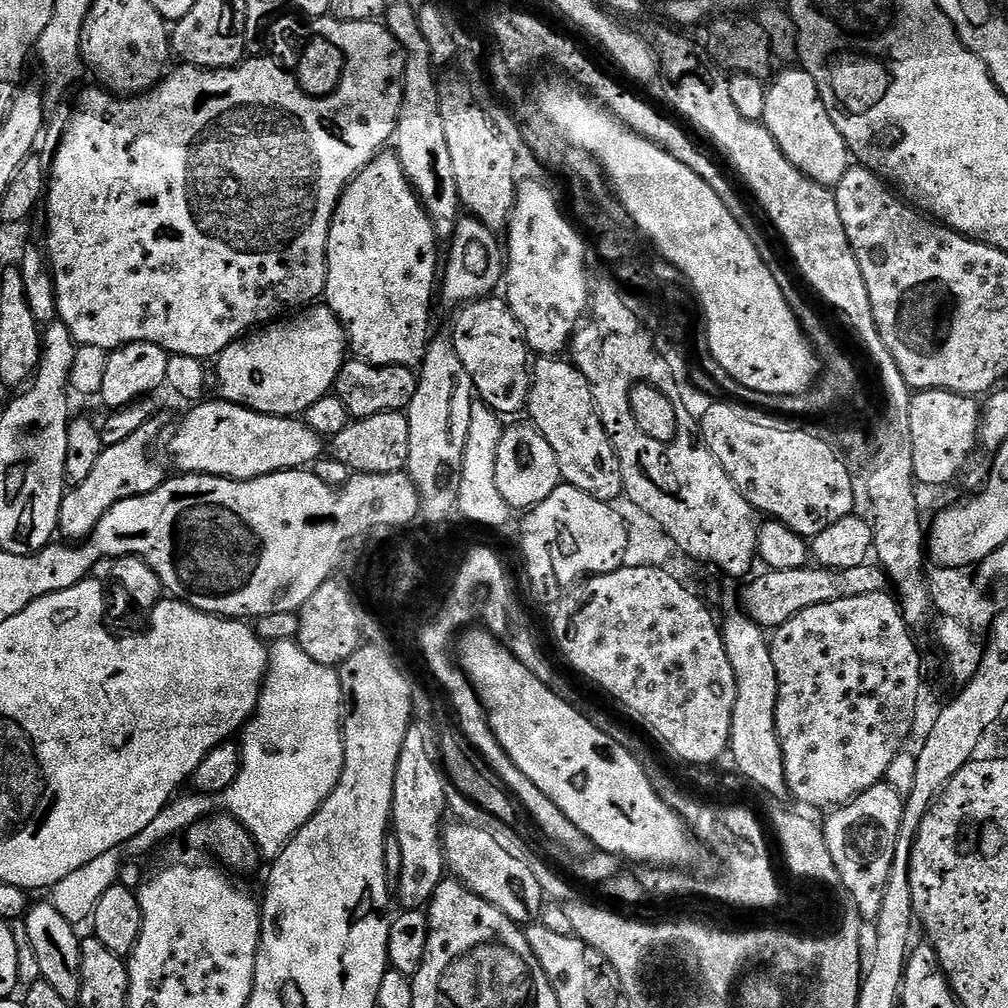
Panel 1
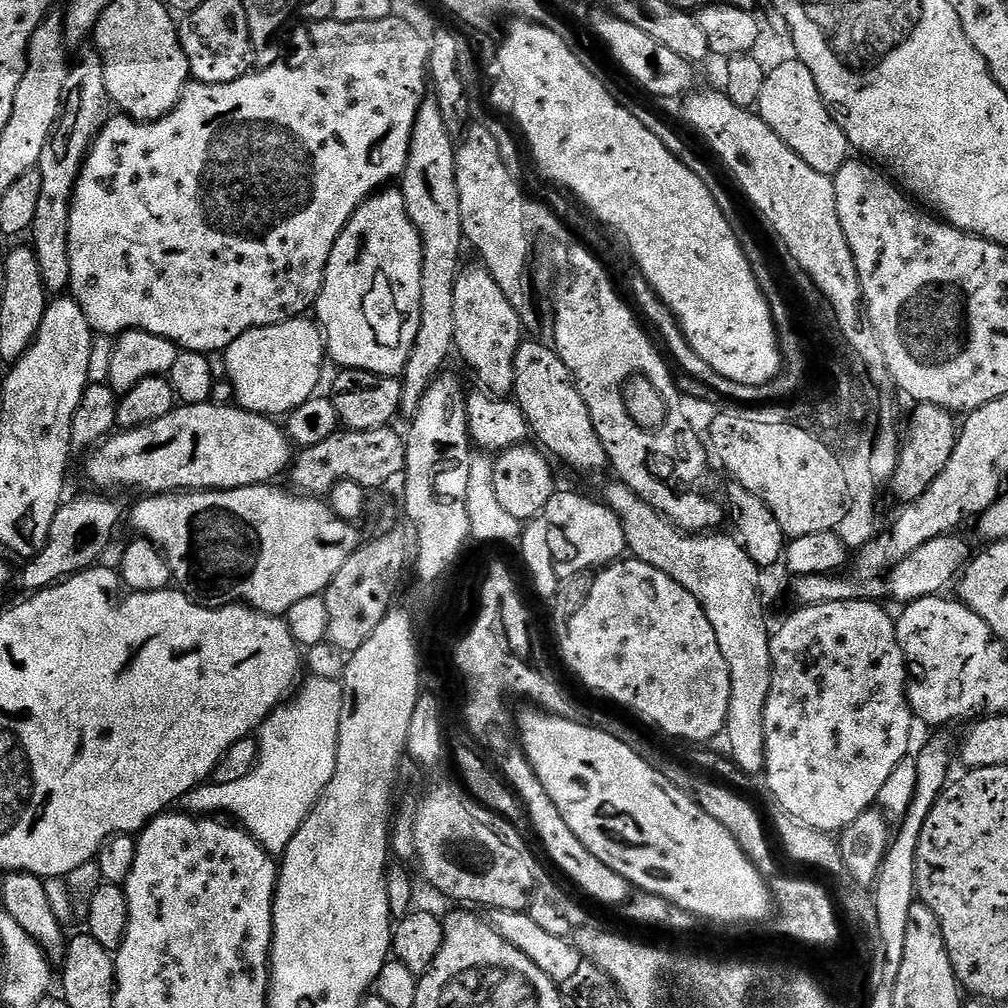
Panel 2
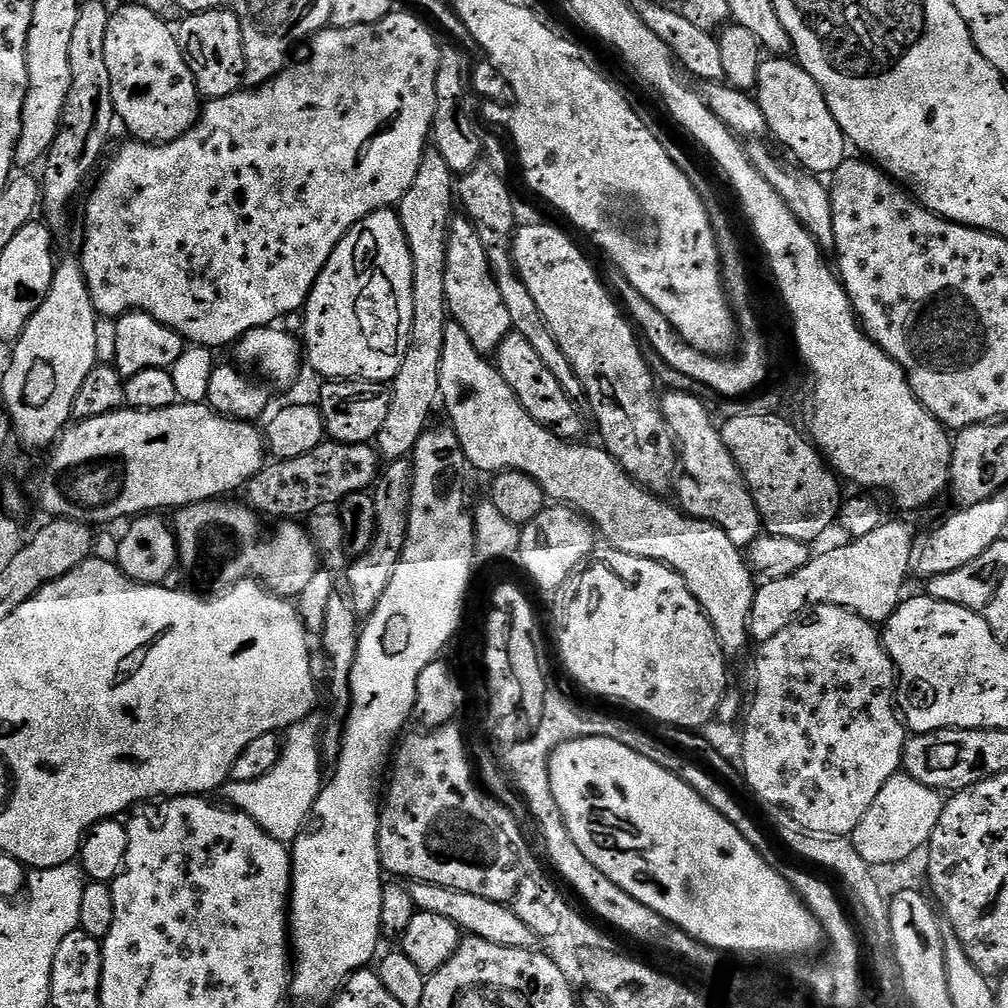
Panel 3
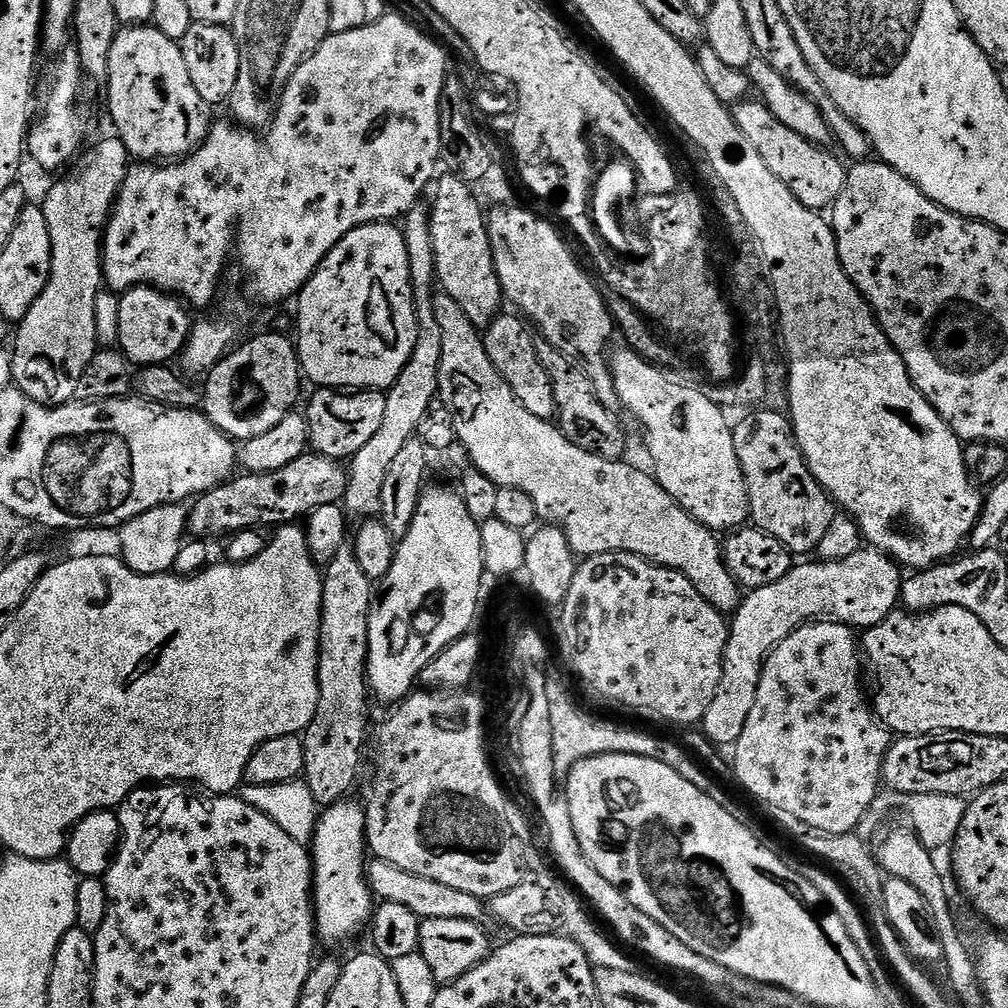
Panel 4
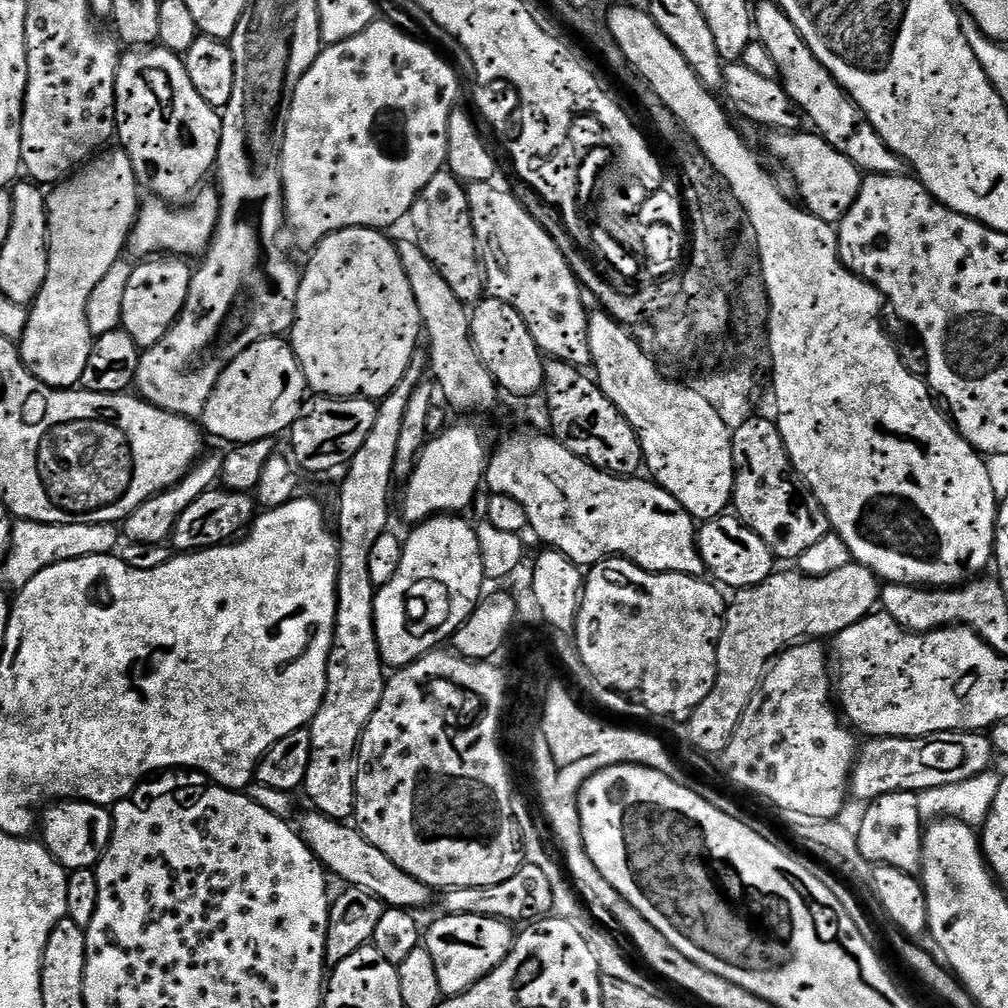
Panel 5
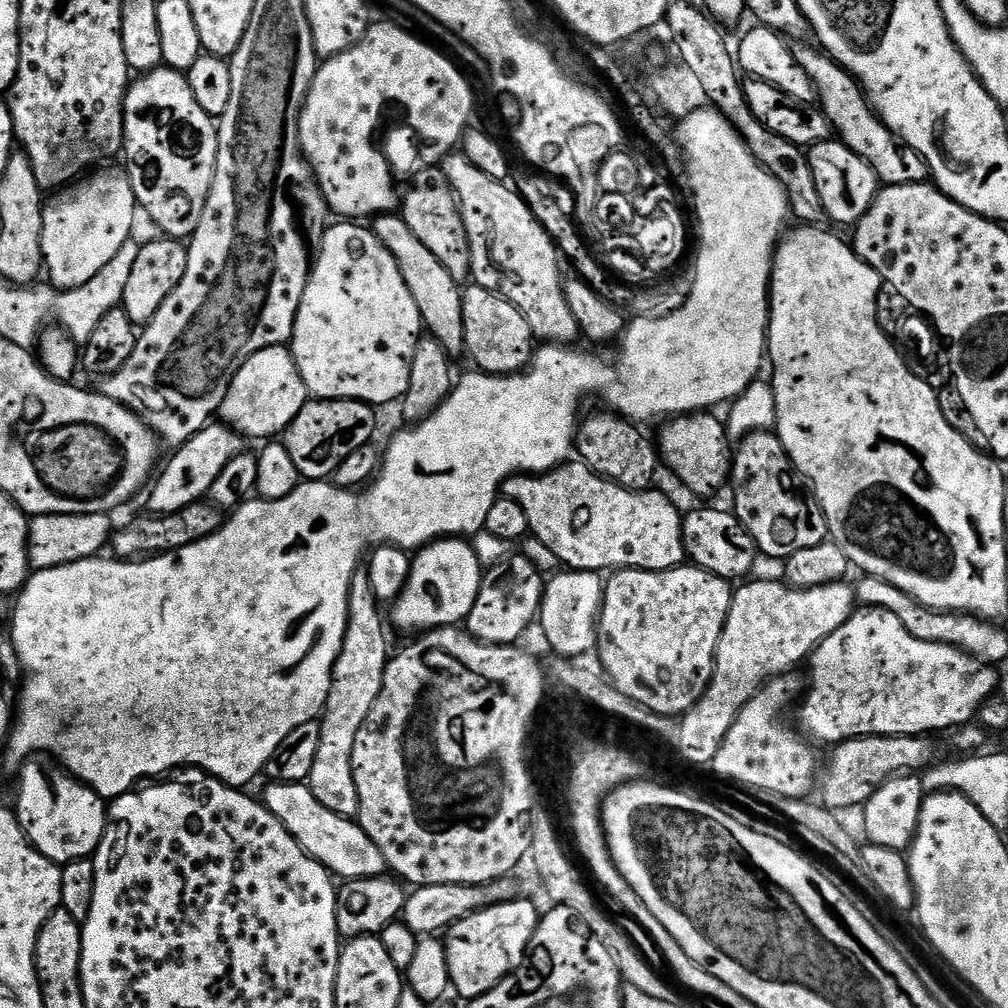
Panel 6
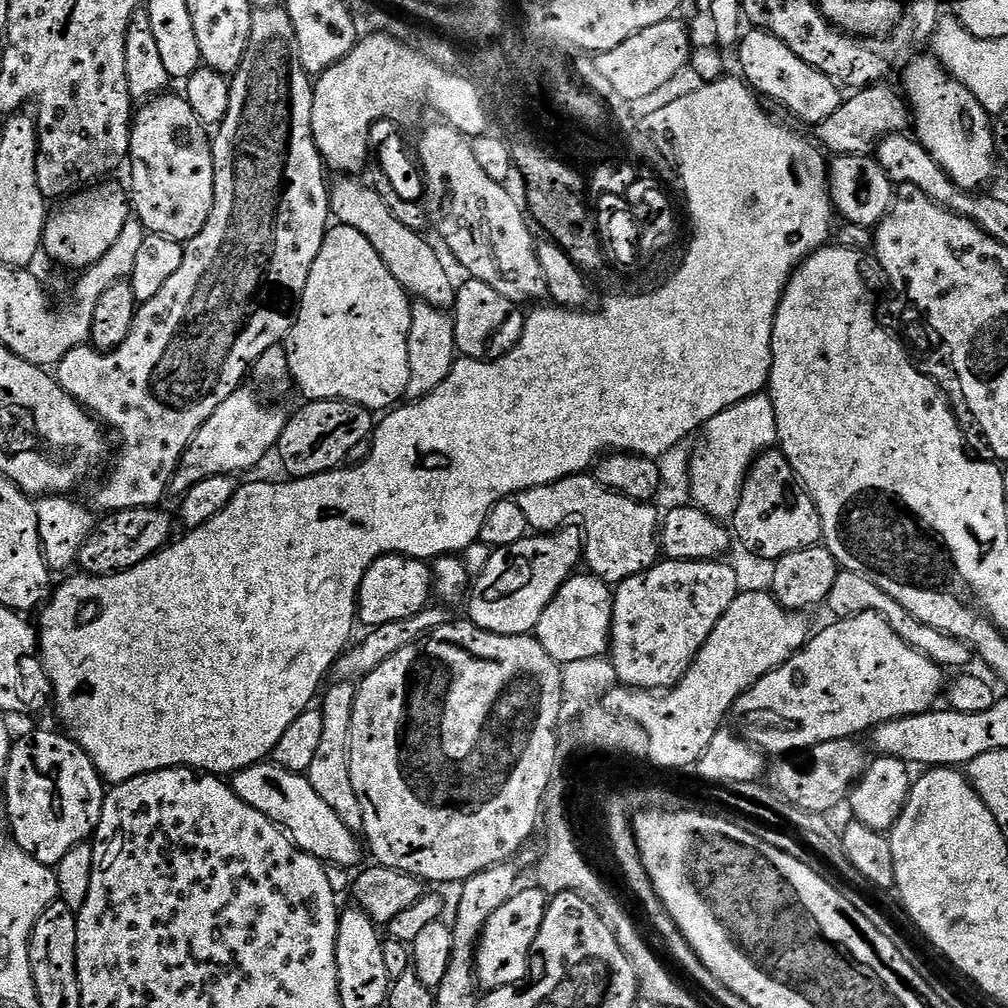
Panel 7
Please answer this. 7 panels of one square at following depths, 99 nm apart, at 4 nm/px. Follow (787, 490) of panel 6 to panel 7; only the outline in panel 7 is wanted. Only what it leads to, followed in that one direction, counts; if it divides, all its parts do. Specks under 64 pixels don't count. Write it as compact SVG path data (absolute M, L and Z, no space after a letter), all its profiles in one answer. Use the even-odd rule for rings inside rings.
M779 450L764 452L752 463L752 469L744 480L738 510L732 515L730 528L735 539L739 543L741 540L744 550L775 561L794 550L817 547L824 534L811 494L796 479L796 471Z

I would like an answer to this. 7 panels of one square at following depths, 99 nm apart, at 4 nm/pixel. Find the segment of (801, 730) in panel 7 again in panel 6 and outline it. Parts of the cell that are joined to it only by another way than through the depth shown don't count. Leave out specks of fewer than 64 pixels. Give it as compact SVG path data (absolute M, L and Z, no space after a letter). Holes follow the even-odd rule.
M863 606L857 607L845 624L816 647L807 668L808 693L804 696L799 727L805 737L821 740L827 746L856 740L859 736L924 736L943 728L955 730L977 715L979 706L993 695L992 687L996 684L988 673L991 671L982 670L980 661L967 656L960 648L922 642L922 638L910 635L890 610Z

